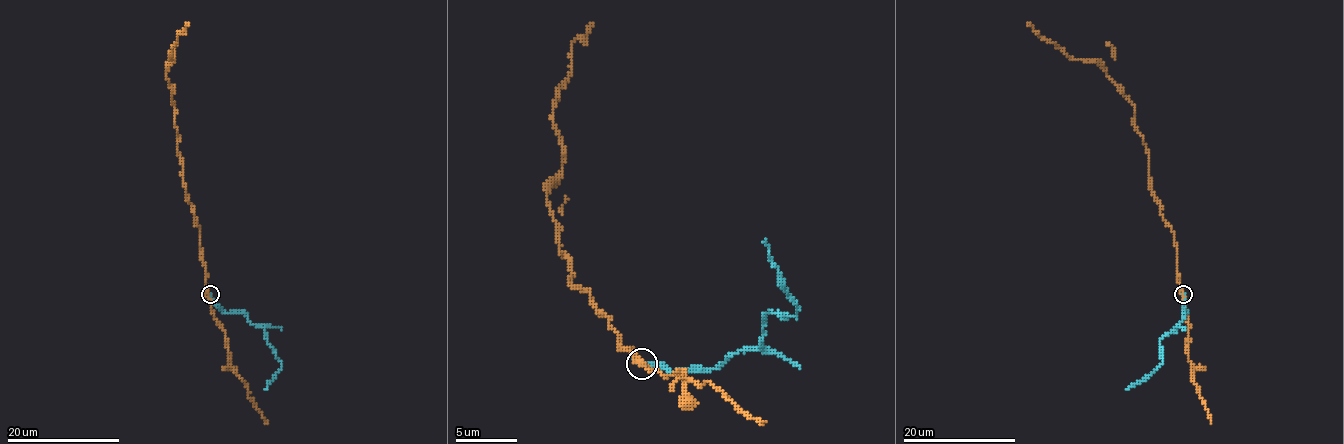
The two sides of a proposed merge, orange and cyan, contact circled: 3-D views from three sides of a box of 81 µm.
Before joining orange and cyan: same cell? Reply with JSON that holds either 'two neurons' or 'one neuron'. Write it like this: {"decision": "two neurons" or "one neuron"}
{"decision": "two neurons"}

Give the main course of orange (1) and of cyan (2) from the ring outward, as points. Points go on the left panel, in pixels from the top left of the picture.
1: (210, 294), (199, 228), (182, 177), (175, 106), (166, 77), (166, 67), (173, 61), (169, 51), (188, 23)
2: (210, 294), (213, 303), (226, 312), (243, 312), (251, 322), (261, 325), (281, 367), (267, 390)

